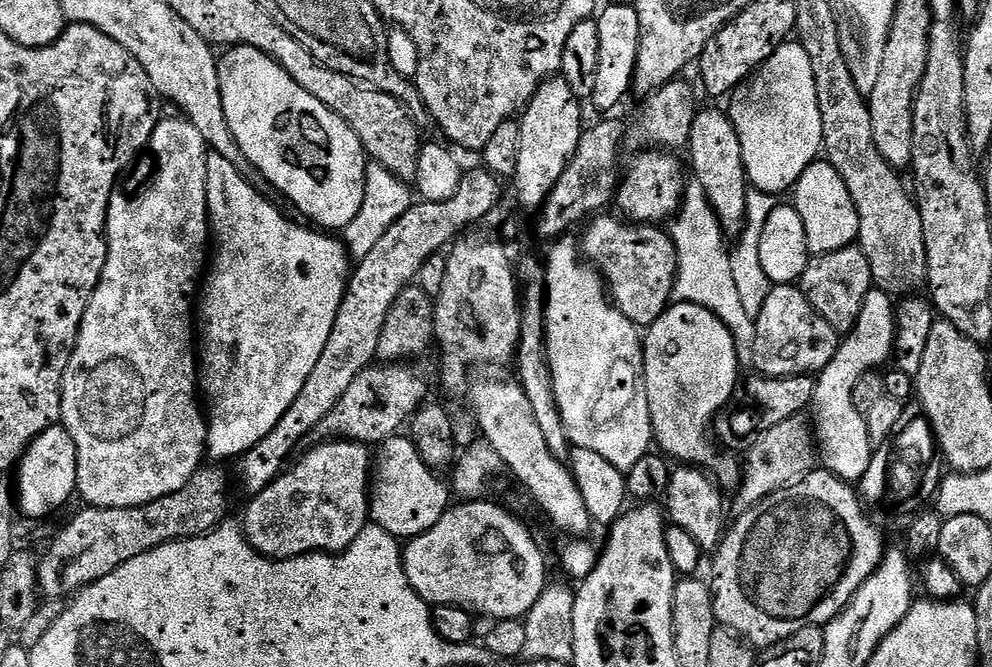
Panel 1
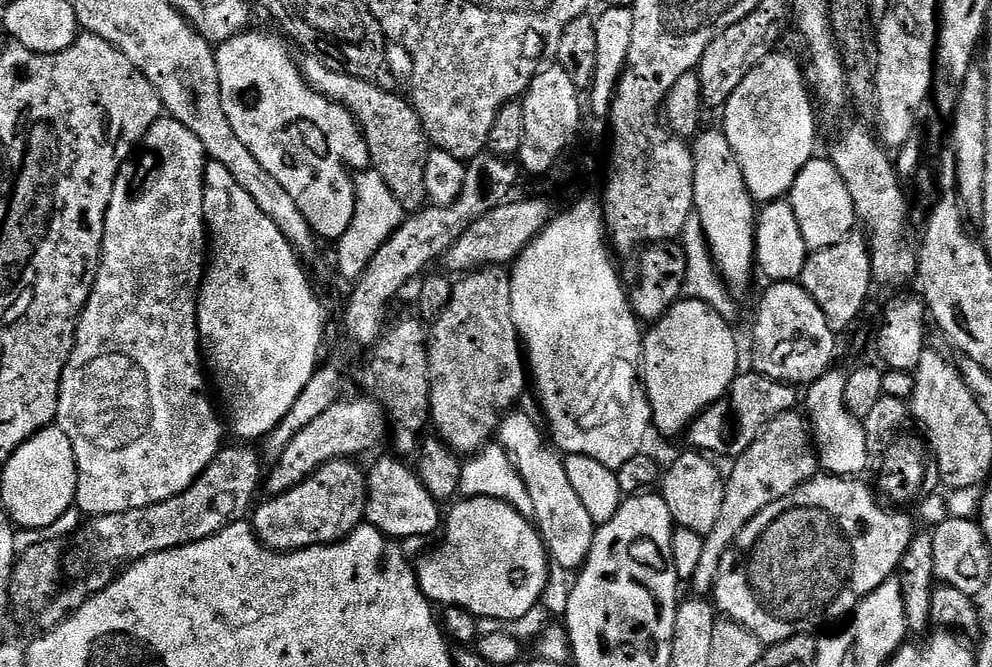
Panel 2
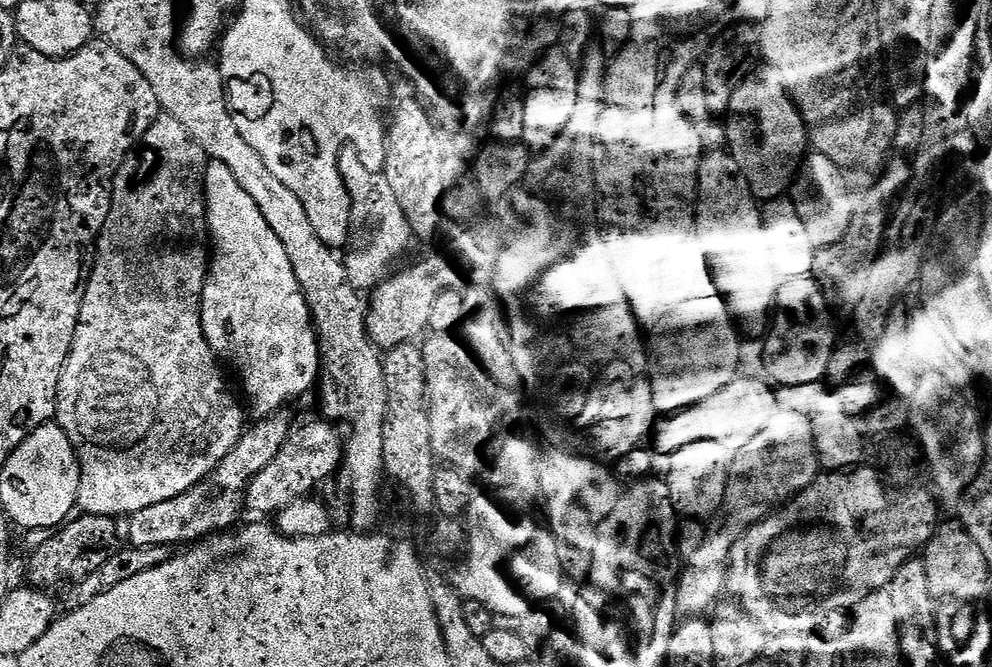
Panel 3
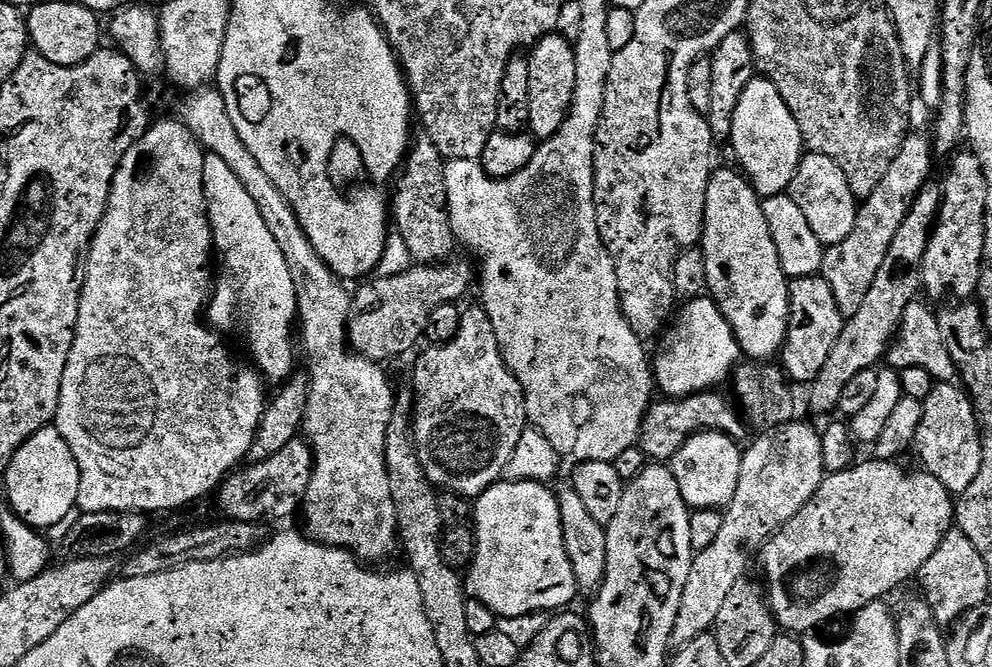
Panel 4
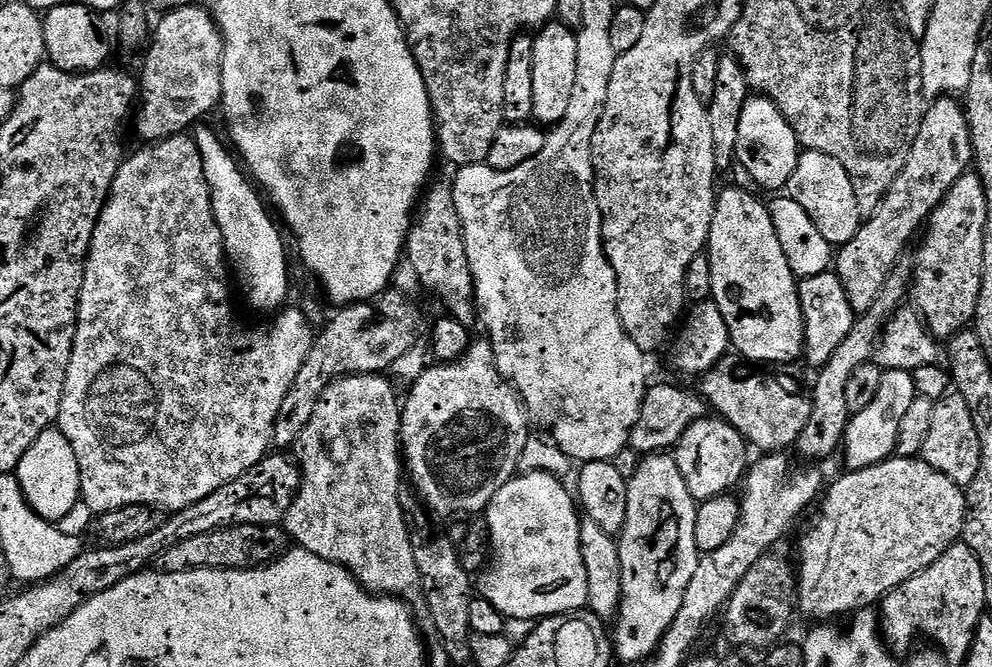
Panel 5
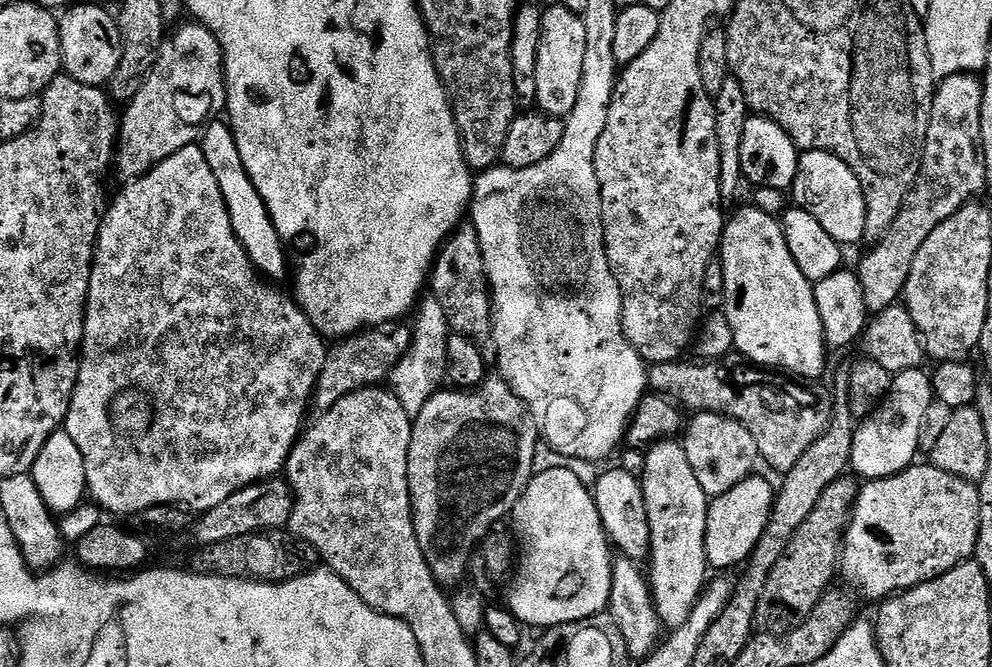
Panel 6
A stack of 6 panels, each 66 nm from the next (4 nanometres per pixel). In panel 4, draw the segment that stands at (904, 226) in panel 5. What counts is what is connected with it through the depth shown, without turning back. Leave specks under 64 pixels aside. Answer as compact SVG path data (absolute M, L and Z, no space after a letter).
M909 135L894 162L890 164L890 170L873 190L871 198L859 205L857 220L850 234L846 235L844 241L825 251L819 275L829 284L837 308L845 318L858 314L858 309L862 307L862 302L866 298L866 290L870 290L874 274L878 274L878 269L882 267L886 250L890 250L890 244L894 242L894 236L898 234L902 220L906 218L917 194L929 183L932 156L934 157L934 148L927 135Z

